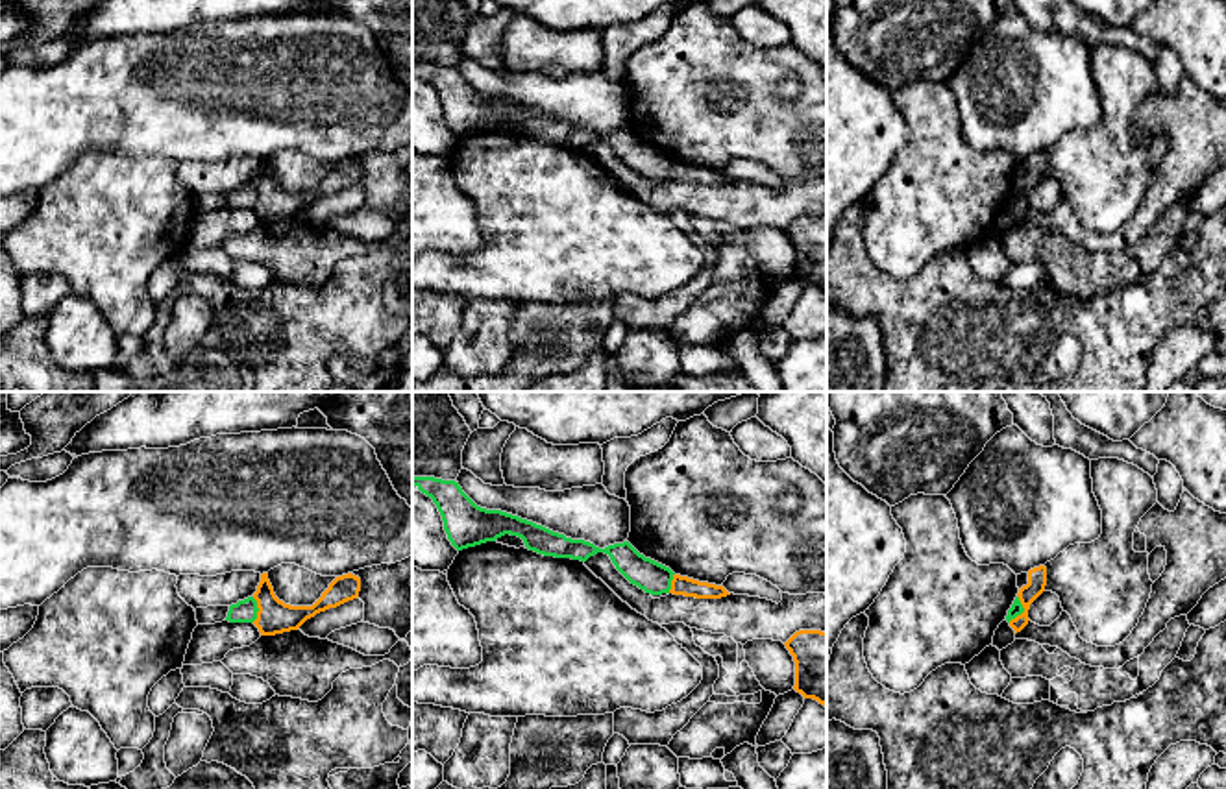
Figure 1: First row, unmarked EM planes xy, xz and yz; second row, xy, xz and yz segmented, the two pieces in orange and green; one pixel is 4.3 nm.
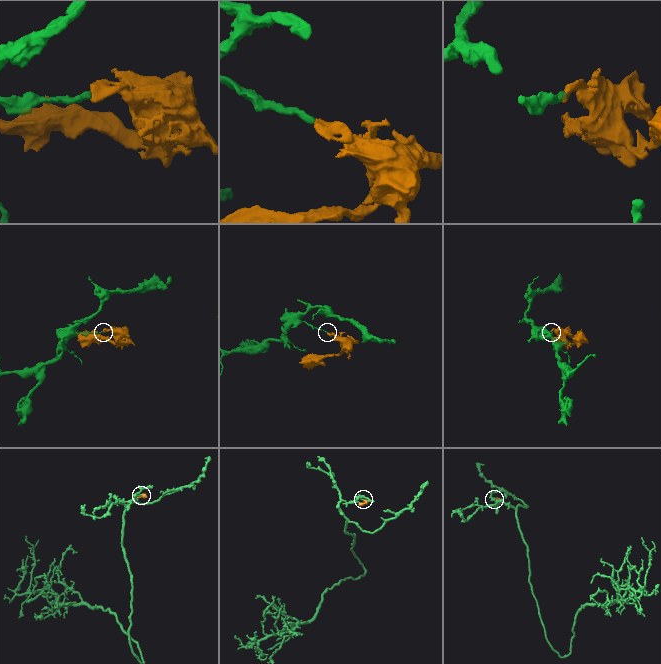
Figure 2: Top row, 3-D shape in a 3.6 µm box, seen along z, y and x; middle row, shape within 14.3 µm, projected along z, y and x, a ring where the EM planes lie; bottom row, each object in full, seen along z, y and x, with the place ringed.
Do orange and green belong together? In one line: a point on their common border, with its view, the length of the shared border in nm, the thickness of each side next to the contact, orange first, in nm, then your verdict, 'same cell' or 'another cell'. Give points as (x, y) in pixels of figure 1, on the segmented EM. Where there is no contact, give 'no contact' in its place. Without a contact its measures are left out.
yz (1025, 610) | 130 nm | 80/50 nm | another cell

